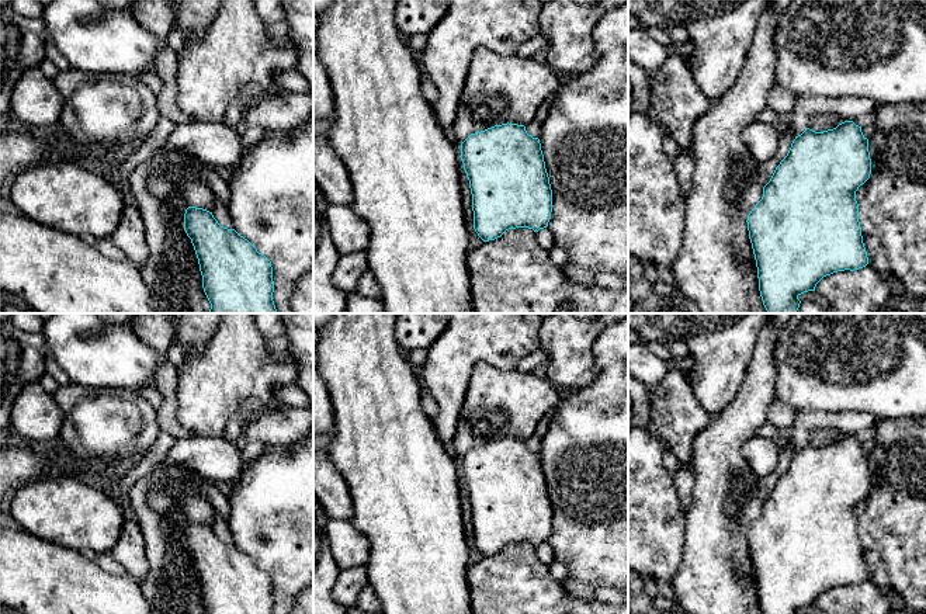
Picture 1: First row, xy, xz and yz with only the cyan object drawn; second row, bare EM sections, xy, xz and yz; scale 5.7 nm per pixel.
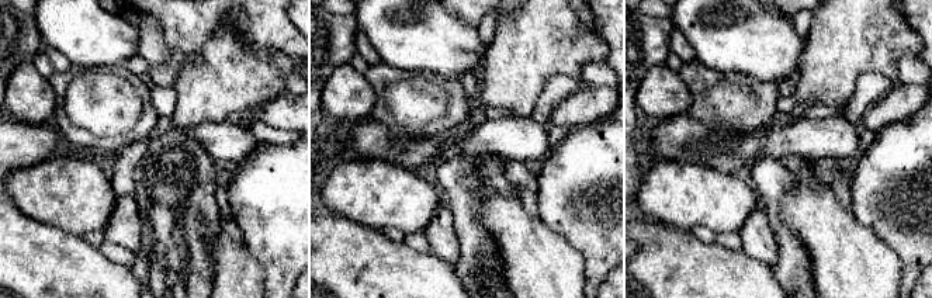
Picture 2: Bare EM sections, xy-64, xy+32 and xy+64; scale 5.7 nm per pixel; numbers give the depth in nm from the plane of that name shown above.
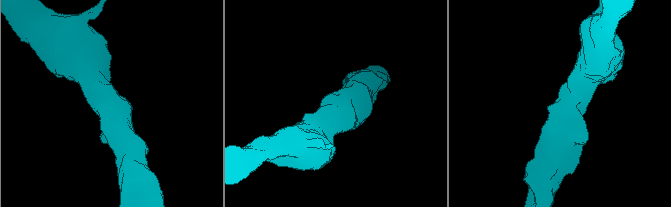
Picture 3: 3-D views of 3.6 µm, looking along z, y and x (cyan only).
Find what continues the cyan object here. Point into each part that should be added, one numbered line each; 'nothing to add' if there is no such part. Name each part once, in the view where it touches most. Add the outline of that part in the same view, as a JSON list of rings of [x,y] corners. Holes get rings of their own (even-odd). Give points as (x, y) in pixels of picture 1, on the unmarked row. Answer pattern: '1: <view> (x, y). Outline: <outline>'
nothing to add

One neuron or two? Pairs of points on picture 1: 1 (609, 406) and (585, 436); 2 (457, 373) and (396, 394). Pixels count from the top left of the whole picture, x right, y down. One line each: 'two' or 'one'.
1: one
2: two

